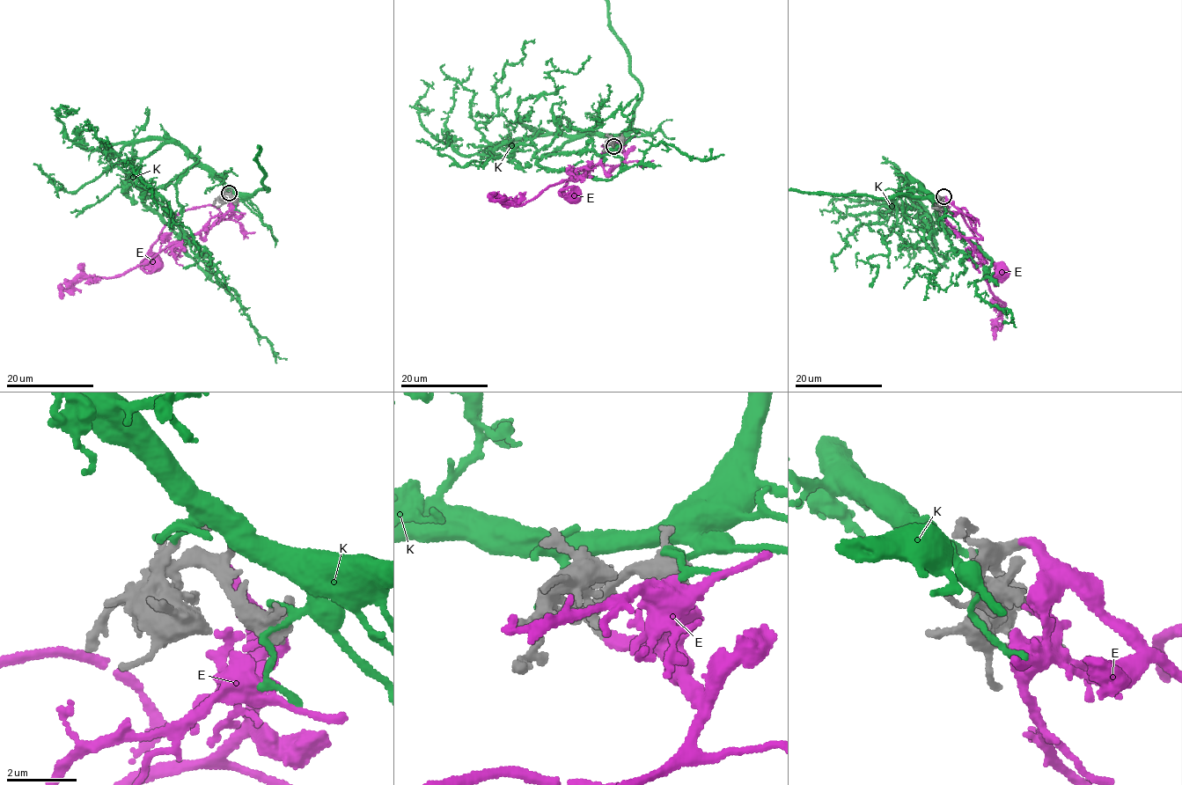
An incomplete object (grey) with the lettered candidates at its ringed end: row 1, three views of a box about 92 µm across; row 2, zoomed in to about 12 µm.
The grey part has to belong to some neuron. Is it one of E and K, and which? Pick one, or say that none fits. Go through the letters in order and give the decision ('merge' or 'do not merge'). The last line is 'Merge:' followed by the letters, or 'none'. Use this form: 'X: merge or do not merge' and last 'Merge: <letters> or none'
E: merge
K: do not merge
Merge: E

